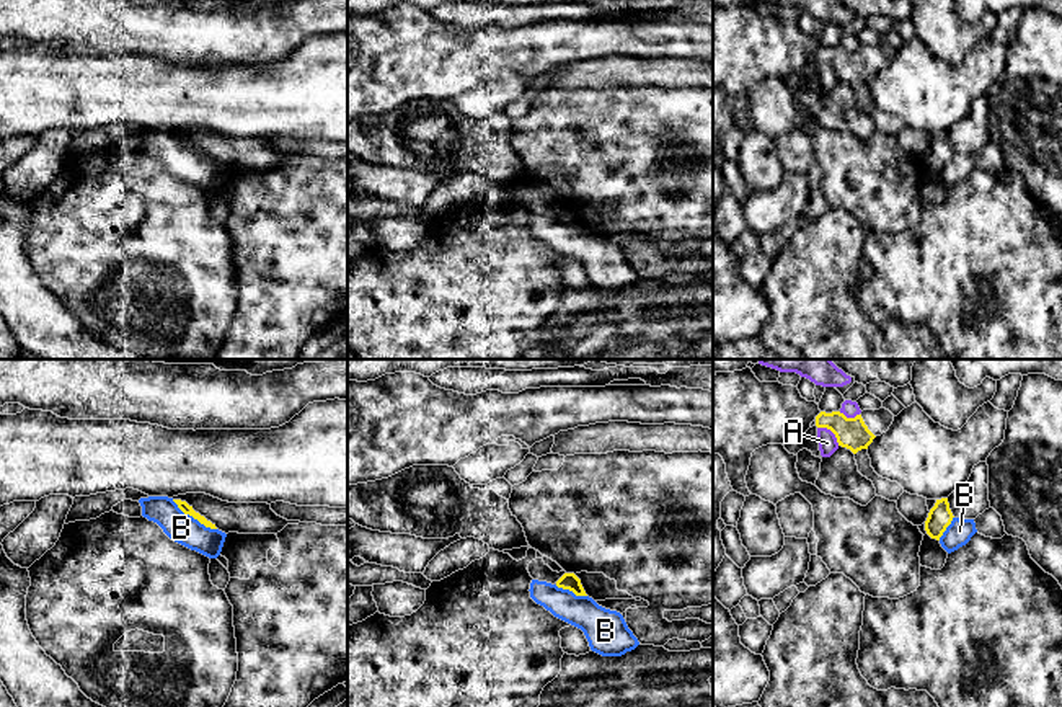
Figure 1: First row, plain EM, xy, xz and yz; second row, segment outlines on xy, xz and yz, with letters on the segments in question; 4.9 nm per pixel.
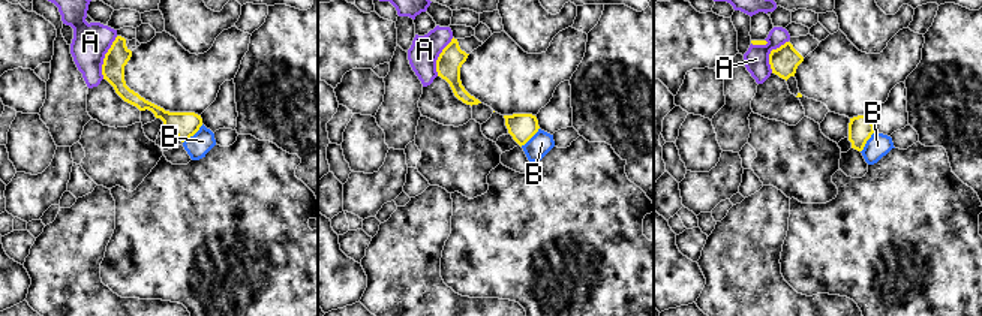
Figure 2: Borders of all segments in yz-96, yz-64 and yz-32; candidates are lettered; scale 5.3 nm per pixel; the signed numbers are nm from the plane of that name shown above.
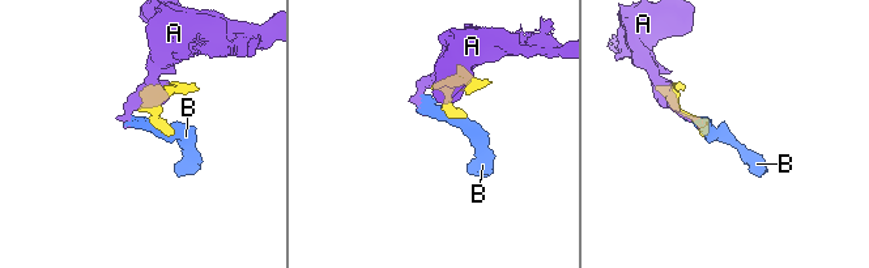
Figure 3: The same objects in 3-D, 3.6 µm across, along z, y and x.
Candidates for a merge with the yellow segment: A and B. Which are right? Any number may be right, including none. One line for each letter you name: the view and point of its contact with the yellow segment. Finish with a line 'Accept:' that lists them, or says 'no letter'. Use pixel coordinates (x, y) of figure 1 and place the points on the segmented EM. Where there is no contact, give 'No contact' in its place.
Accept: no letter

